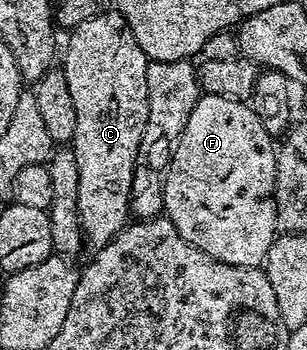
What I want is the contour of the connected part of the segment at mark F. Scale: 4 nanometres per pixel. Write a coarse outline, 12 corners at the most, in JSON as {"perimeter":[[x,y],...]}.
{"perimeter":[[201,94],[172,149],[163,214],[226,265],[276,239],[273,136]]}

